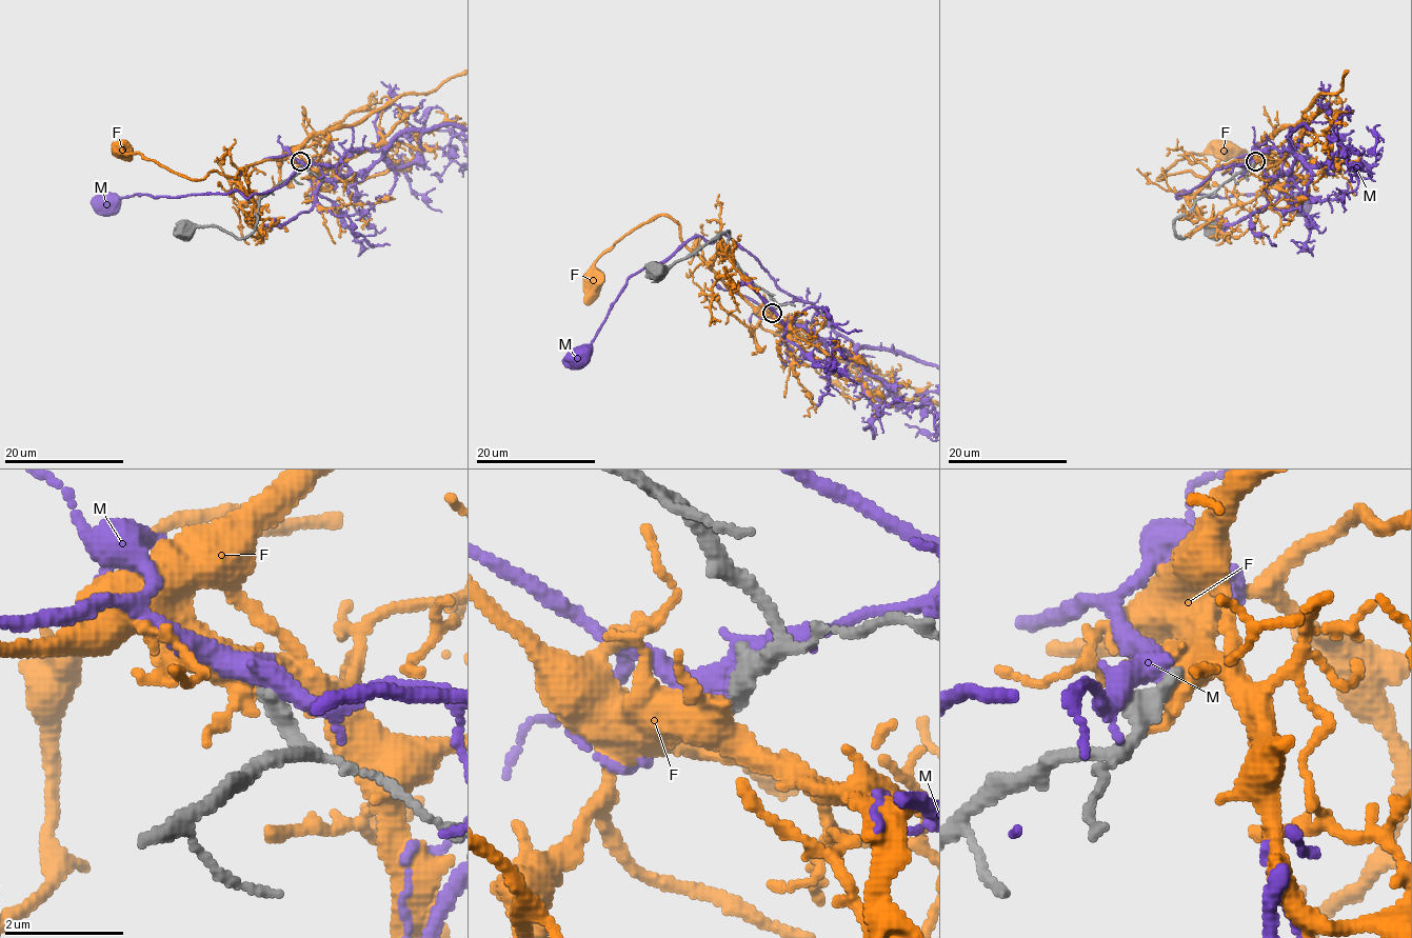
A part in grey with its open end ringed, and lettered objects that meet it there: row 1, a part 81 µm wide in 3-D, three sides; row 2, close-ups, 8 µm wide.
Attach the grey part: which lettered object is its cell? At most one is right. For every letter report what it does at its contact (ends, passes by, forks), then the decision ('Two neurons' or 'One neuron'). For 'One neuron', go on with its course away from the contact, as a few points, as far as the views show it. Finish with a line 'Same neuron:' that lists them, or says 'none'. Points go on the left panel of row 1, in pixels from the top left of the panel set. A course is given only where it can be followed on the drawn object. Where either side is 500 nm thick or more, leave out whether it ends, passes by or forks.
F: It forks there. Two neurons
M: It passes by. Two neurons
Same neuron: none

